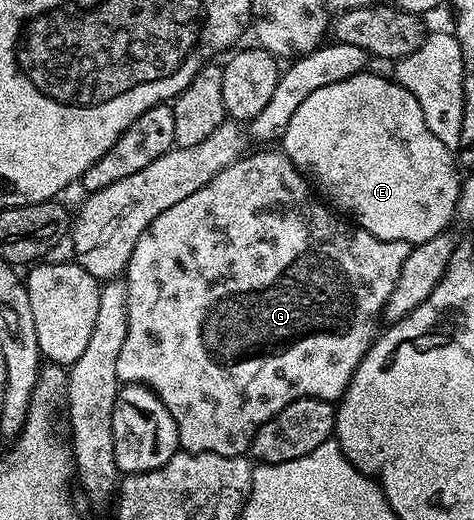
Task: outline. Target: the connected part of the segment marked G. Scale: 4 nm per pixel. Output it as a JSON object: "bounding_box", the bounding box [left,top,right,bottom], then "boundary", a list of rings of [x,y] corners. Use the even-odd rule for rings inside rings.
{"bounding_box":[117,150,412,456],"boundary":[[[259,150],[263,151],[256,155],[244,154],[233,165],[221,169],[221,173],[217,173],[209,185],[201,185],[189,193],[189,197],[177,201],[177,205],[165,209],[161,217],[153,217],[149,229],[137,237],[133,257],[129,257],[125,272],[127,332],[125,345],[121,345],[121,357],[117,357],[117,377],[120,384],[139,383],[161,397],[165,409],[173,413],[180,448],[192,453],[246,456],[257,429],[265,425],[269,417],[281,413],[285,405],[298,399],[342,399],[361,357],[365,357],[377,338],[375,322],[380,322],[385,301],[389,301],[389,293],[393,293],[393,285],[397,285],[401,265],[405,265],[405,257],[409,257],[412,249],[412,244],[405,241],[373,237],[373,233],[336,214],[322,198],[317,197],[312,184],[282,150]]]}

